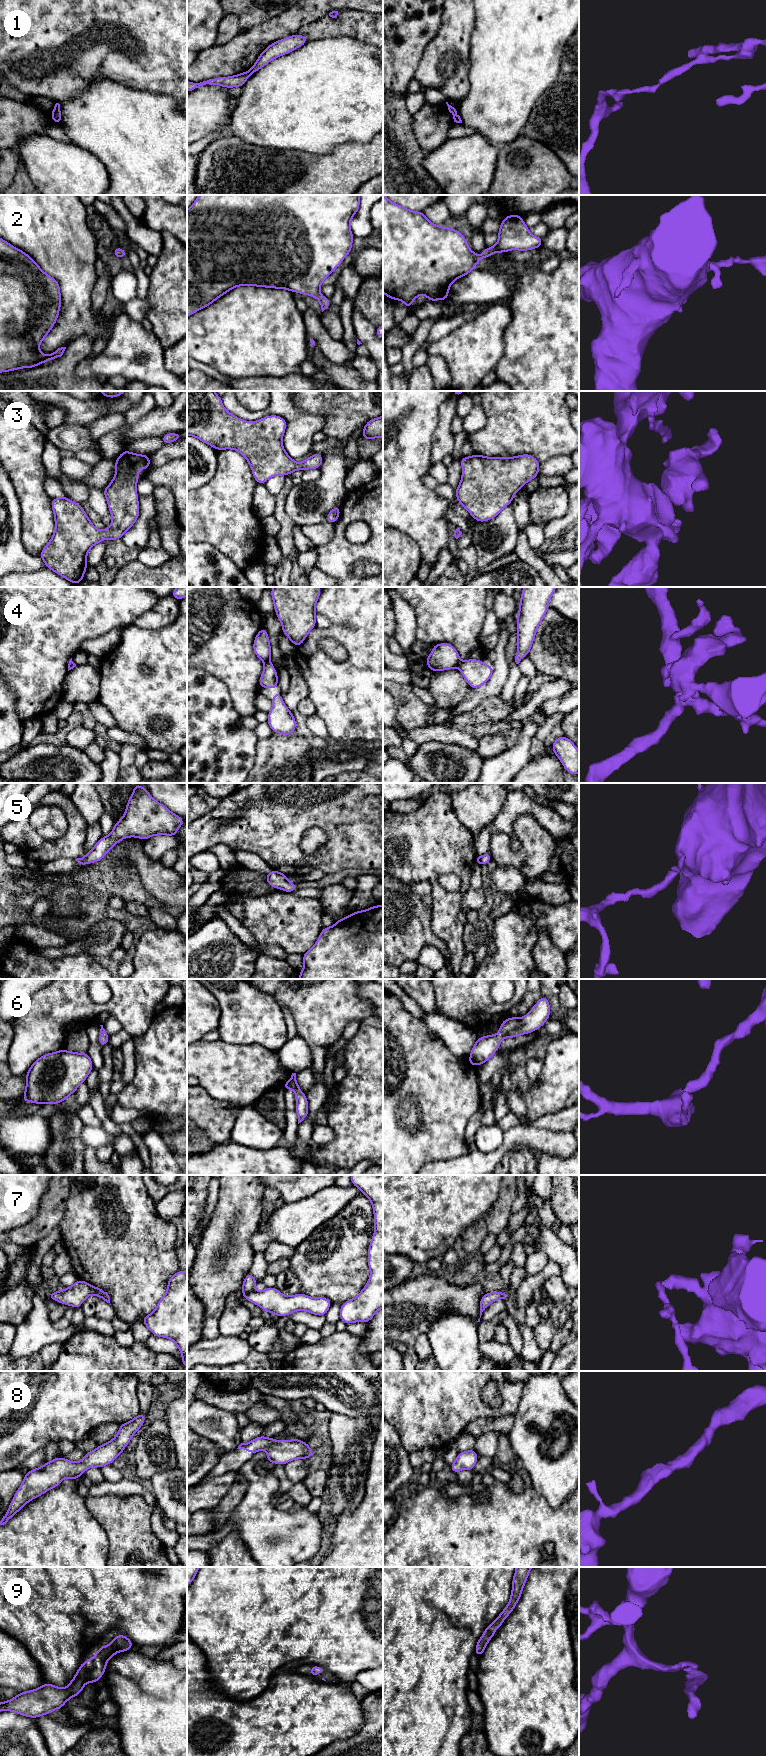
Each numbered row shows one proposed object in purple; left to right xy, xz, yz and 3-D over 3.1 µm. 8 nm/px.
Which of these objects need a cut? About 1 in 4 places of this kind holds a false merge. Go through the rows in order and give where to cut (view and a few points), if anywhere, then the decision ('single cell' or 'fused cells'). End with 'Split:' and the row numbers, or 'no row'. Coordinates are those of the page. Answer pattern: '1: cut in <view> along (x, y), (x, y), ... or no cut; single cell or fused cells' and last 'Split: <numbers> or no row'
1: cut in xz along (249, 70), (252, 73); fused cells
2: no cut; single cell
3: no cut; single cell
4: cut in yz along (460, 661), (457, 666); fused cells
5: no cut; single cell
6: no cut; single cell
7: cut in xz along (252, 1290), (243, 1296); fused cells
8: no cut; single cell
9: no cut; single cell
Split: 1, 4, 7

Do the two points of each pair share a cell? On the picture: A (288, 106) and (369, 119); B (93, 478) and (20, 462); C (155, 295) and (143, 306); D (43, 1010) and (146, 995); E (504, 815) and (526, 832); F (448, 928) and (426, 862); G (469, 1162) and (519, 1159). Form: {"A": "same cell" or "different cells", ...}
{"A": "same cell", "B": "different cells", "C": "different cells", "D": "same cell", "E": "different cells", "F": "same cell", "G": "different cells"}

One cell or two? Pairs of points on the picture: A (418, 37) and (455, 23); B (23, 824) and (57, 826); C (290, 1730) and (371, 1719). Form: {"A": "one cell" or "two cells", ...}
{"A": "two cells", "B": "two cells", "C": "two cells"}

